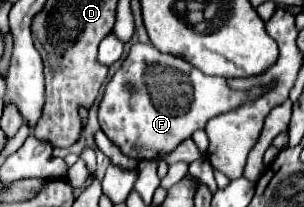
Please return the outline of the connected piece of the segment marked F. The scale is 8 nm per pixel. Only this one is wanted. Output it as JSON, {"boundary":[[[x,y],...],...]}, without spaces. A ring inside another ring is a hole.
{"boundary":[[[136,42],[120,70],[106,84],[98,106],[98,122],[108,140],[116,144],[128,158],[162,160],[180,142],[190,138],[196,130],[204,128],[208,118],[226,110],[236,110],[242,104],[264,96],[272,88],[274,84],[254,86],[252,90],[232,90],[228,88],[226,78],[206,76],[182,58],[162,54],[152,44]],[[126,84],[132,84],[136,90],[130,94]],[[156,96],[162,96],[164,102],[156,104]]]}

